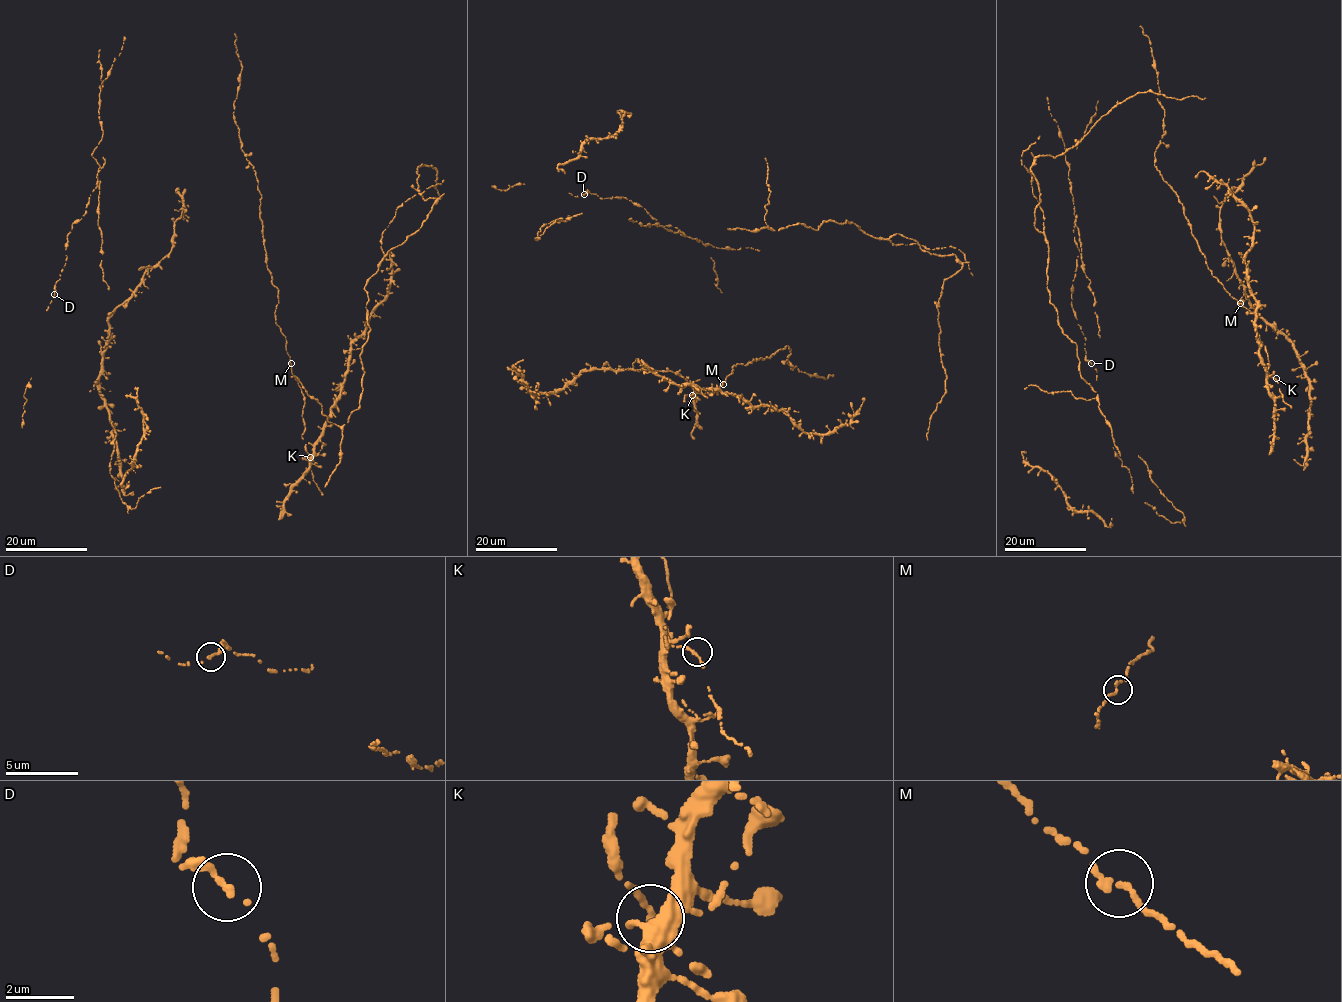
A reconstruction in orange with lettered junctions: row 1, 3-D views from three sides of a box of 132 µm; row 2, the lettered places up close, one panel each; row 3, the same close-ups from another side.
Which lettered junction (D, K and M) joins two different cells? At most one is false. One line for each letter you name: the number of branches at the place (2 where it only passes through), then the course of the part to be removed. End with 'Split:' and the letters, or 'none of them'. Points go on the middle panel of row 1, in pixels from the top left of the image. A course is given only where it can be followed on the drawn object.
Split: none of them

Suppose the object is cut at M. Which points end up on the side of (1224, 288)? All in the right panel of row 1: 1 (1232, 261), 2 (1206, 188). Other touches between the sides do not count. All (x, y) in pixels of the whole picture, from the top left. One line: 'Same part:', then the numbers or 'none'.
Same part: none

